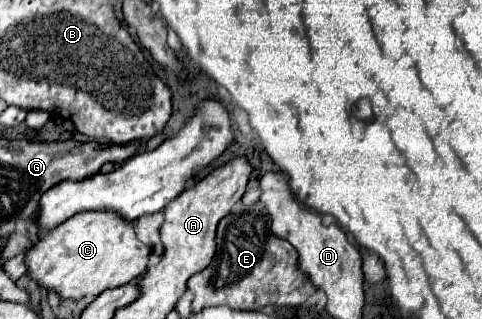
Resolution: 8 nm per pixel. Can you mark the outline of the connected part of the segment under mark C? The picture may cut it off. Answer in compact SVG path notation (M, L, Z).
M92 211L92 213L78 213L76 217L70 217L64 221L64 225L54 227L44 237L34 243L26 253L26 265L28 275L36 281L40 281L46 289L56 289L62 299L82 299L86 295L98 297L106 289L122 287L130 281L134 281L138 275L146 271L150 247L142 241L138 241L134 233L134 221L124 219L116 211Z

